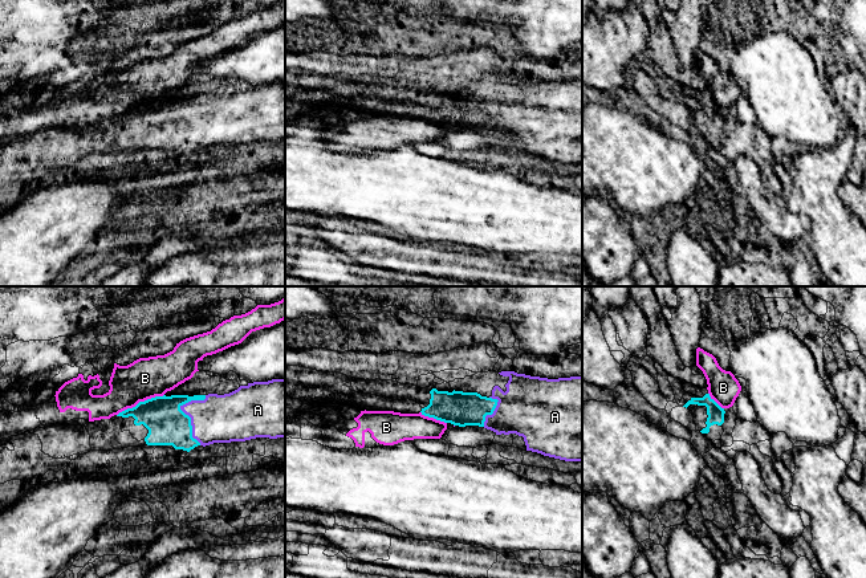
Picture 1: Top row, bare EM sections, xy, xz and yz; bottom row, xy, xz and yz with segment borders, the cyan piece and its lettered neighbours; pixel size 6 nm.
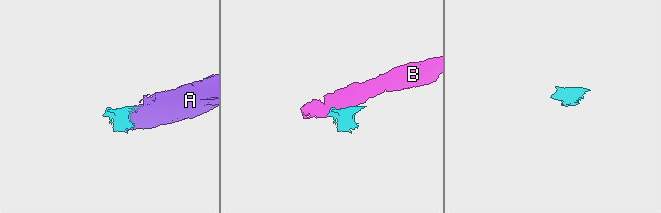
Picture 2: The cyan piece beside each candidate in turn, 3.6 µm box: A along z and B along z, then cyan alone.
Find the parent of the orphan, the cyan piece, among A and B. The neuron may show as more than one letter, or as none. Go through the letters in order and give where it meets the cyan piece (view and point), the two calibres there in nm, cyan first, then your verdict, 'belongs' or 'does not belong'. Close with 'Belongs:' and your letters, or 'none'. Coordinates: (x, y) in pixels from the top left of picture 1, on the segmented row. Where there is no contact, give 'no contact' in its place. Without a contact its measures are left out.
A: xy (183, 412) | 240/280 nm | belongs
B: xy (139, 402) | 240/240 nm | does not belong
Belongs: A

